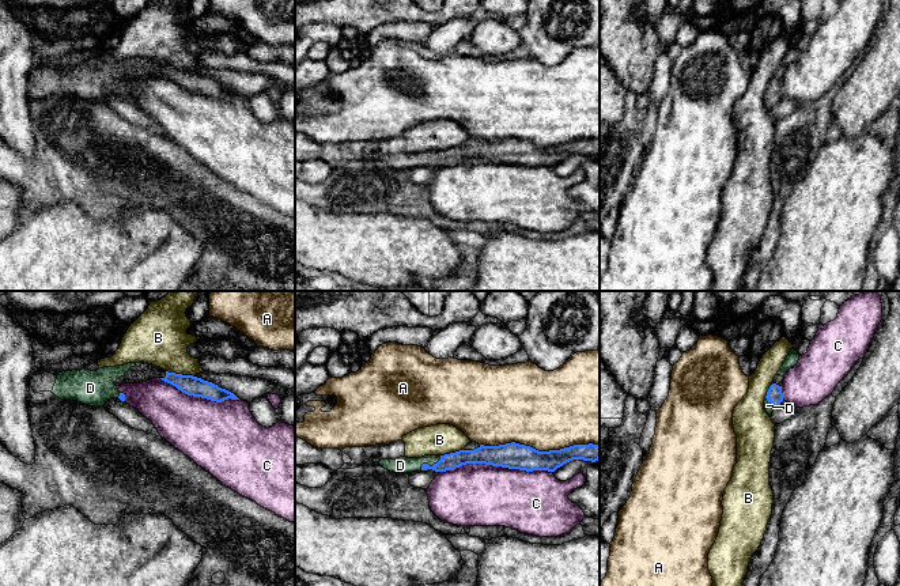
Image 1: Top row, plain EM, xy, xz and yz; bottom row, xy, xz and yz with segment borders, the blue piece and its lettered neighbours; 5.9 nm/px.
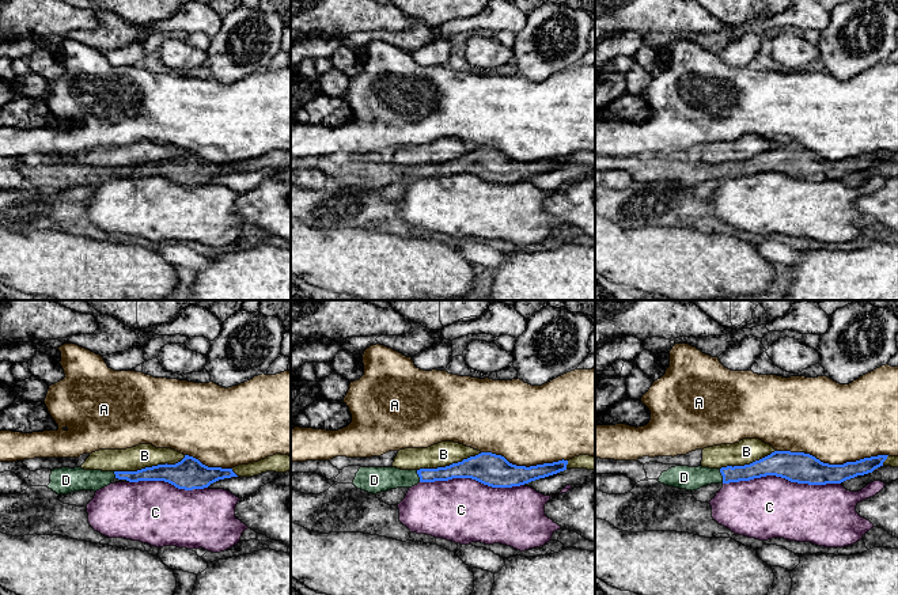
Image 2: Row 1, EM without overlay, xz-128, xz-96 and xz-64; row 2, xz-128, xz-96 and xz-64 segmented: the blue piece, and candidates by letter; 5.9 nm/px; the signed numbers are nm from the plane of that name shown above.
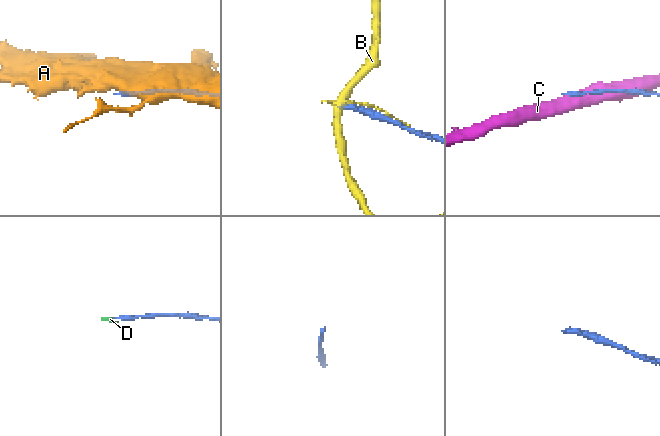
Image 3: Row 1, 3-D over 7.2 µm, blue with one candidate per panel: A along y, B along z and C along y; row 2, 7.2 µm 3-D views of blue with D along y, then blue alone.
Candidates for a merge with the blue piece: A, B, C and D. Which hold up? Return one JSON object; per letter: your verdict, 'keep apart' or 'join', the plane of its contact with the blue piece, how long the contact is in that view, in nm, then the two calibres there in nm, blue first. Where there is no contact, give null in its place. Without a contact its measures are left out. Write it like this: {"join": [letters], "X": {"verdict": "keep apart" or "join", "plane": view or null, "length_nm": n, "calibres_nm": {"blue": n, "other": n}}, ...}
{"join": ["D"], "A": {"verdict": "keep apart", "plane": "xz", "length_nm": 700, "calibres_nm": {"blue": 160, "other": 460}}, "B": {"verdict": "keep apart", "plane": "xy", "length_nm": 170, "calibres_nm": {"blue": 120, "other": 320}}, "C": {"verdict": "keep apart", "plane": "xz", "length_nm": 650, "calibres_nm": {"blue": 160, "other": 360}}, "D": {"verdict": "join", "plane": "xz", "length_nm": 150, "calibres_nm": {"blue": 100, "other": 100}}}

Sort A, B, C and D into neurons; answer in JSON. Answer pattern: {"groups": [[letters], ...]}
{"groups": [["A"], ["B"], ["C"], ["D"]]}

